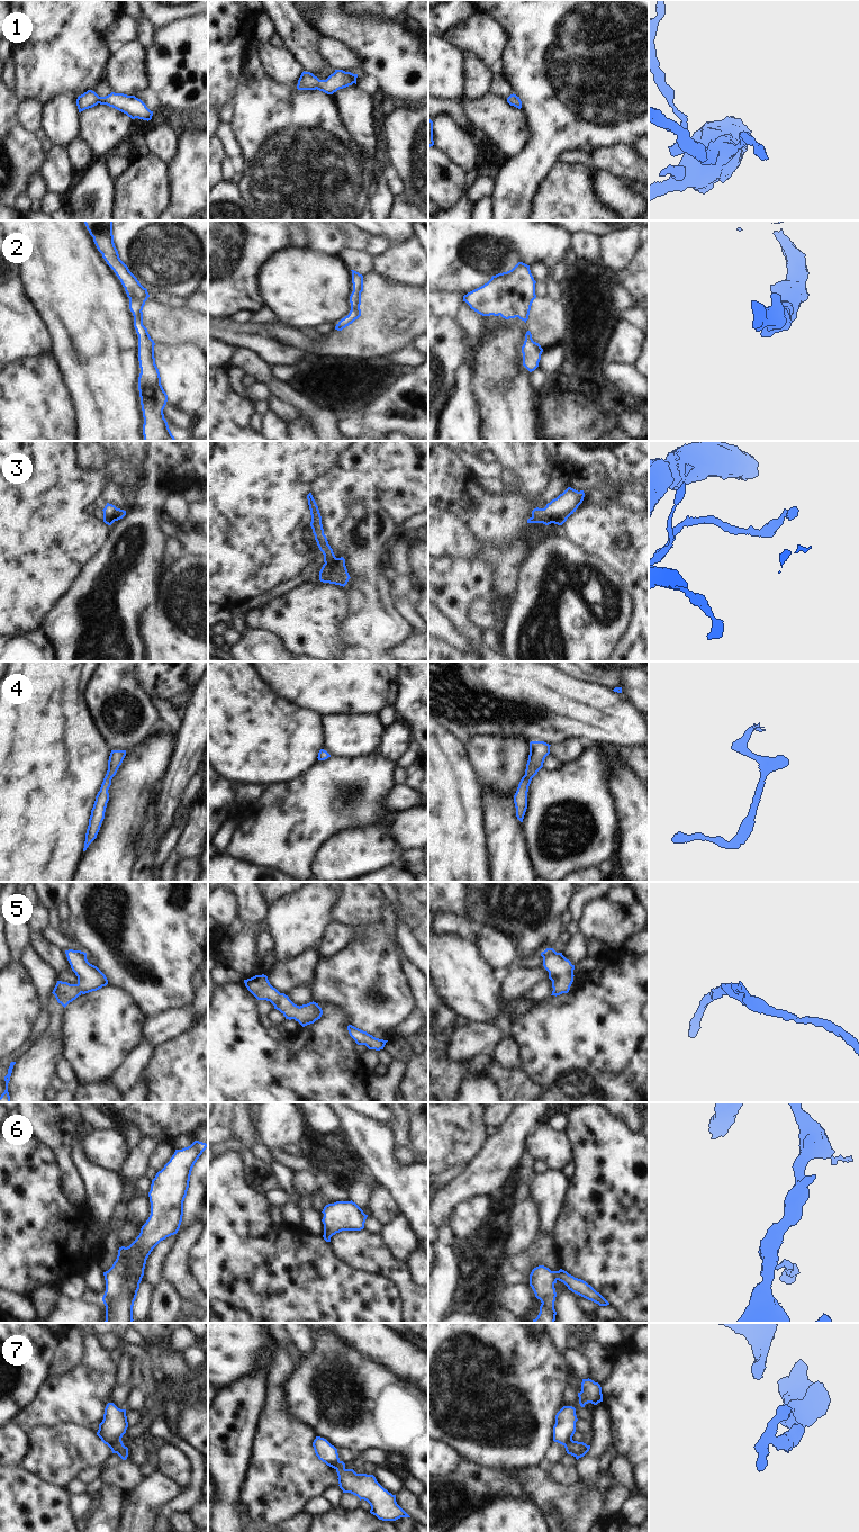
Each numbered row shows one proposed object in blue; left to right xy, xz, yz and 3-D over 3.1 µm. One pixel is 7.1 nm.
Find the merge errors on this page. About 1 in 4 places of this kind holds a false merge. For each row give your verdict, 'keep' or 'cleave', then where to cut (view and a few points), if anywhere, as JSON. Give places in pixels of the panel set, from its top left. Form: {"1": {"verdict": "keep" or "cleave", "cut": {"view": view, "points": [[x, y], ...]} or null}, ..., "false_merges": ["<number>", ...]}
{"1": {"verdict": "keep", "cut": null}, "2": {"verdict": "keep", "cut": null}, "3": {"verdict": "keep", "cut": null}, "4": {"verdict": "keep", "cut": null}, "5": {"verdict": "keep", "cut": null}, "6": {"verdict": "keep", "cut": null}, "7": {"verdict": "cleave", "cut": {"view": "xy", "points": [[120, 1439], [111, 1450]]}}, "false_merges": ["7"]}

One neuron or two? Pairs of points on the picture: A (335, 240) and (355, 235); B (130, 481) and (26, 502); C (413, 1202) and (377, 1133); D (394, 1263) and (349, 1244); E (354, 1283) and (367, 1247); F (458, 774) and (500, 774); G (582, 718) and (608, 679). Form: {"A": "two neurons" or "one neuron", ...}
{"A": "two neurons", "B": "one neuron", "C": "one neuron", "D": "one neuron", "E": "two neurons", "F": "two neurons", "G": "two neurons"}

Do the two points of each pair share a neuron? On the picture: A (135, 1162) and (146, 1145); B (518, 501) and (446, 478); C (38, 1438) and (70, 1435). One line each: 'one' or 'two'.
A: one
B: one
C: one

